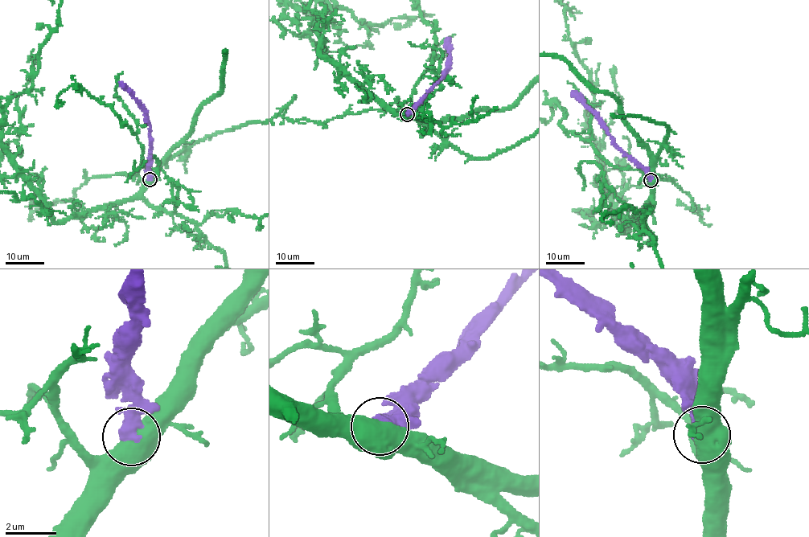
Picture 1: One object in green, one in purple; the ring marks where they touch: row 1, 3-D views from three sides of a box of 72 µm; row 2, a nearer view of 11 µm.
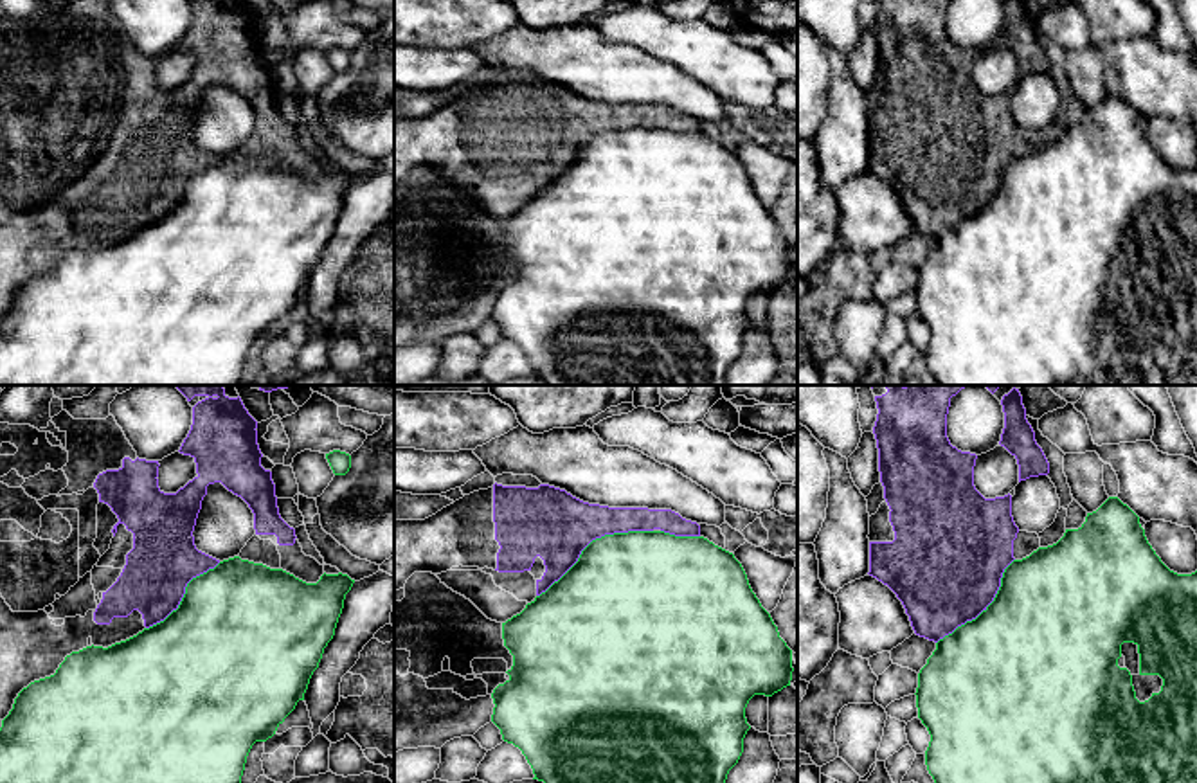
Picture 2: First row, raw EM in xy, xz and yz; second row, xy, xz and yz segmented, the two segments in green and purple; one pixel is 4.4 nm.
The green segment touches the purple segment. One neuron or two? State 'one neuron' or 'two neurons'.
two neurons

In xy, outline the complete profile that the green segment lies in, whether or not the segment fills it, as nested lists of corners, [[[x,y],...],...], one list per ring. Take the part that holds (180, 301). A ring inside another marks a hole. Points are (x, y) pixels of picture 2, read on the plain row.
[[[239,153],[220,158],[187,180],[178,205],[164,218],[108,245],[92,241],[72,248],[54,272],[34,277],[18,290],[0,324],[0,385],[243,385],[241,373],[252,342],[272,335],[297,299],[304,297],[353,180],[355,176],[342,169],[324,169],[317,180],[306,180],[283,166],[270,166]]]

